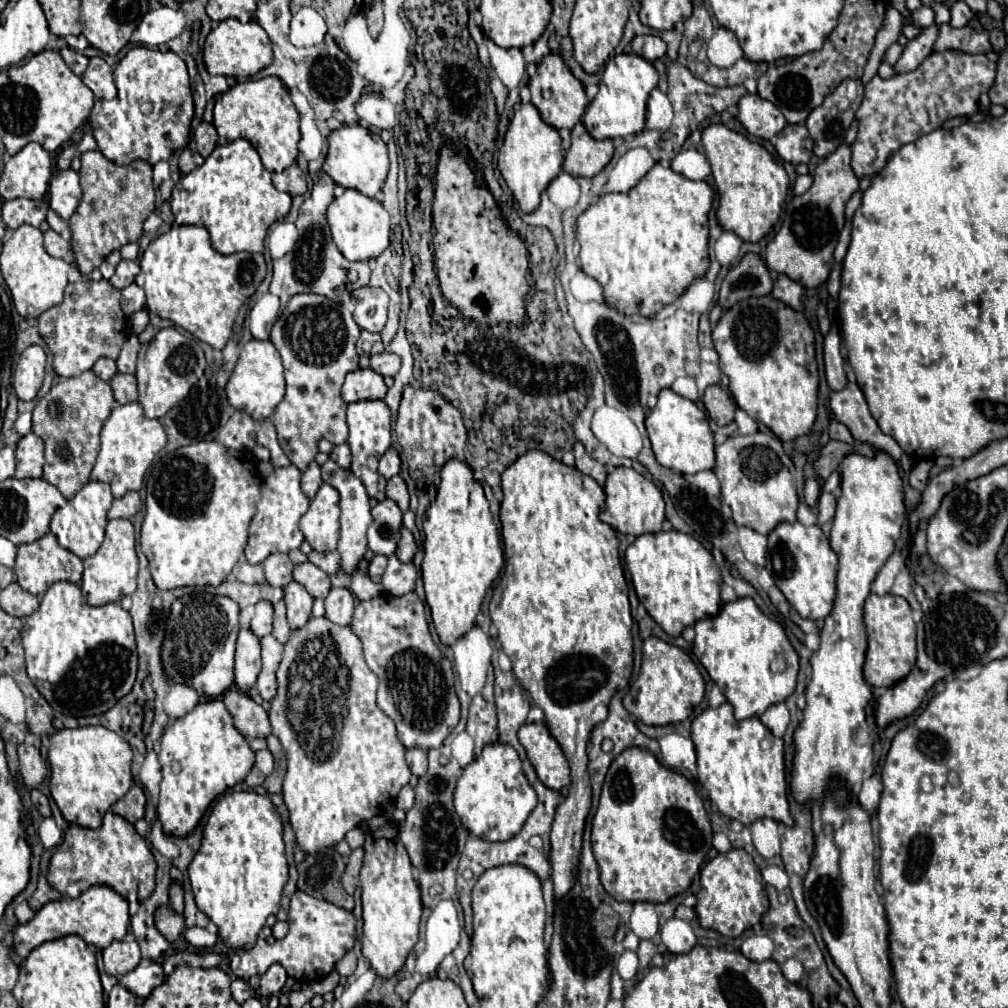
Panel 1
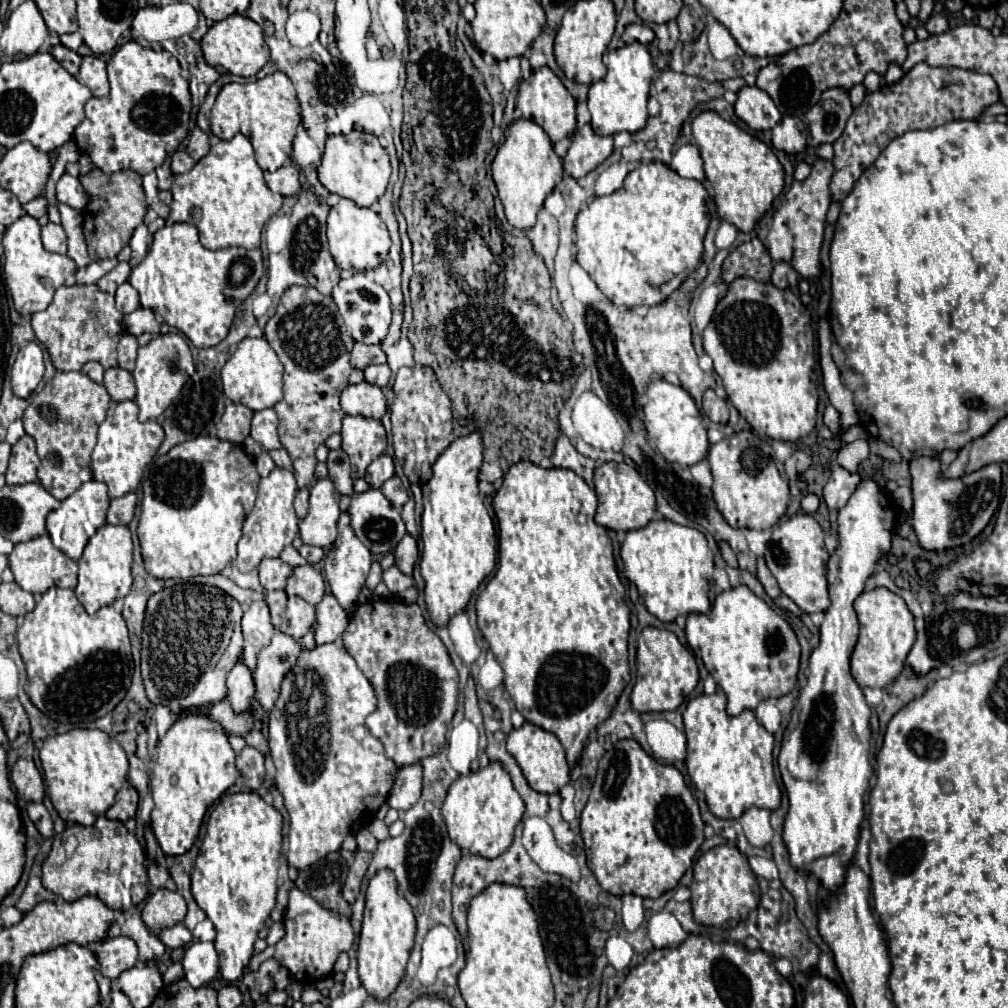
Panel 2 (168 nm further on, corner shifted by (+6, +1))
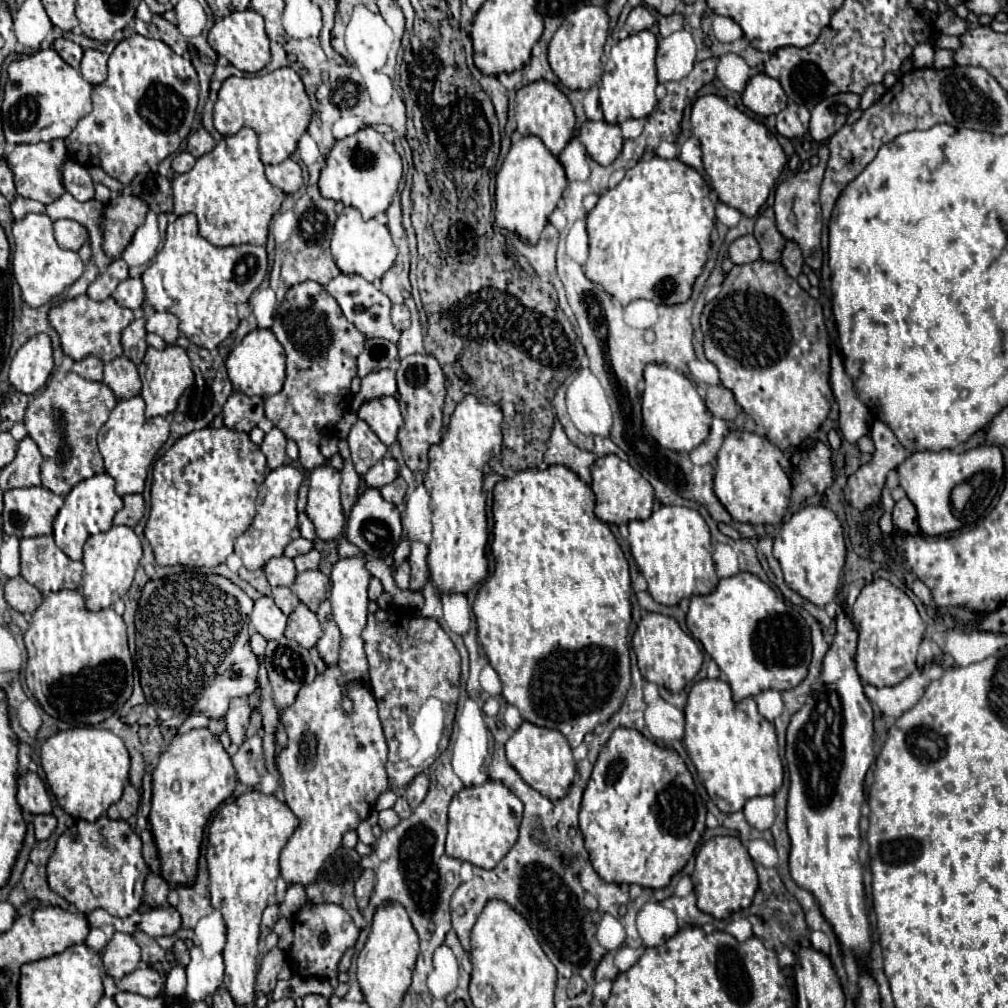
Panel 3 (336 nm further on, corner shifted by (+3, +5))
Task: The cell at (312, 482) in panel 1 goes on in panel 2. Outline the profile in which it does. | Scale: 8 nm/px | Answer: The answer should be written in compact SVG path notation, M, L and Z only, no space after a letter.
M301 488L297 492L297 498L295 498L295 510L297 510L297 516L303 518L307 514L307 506L309 506L309 488Z

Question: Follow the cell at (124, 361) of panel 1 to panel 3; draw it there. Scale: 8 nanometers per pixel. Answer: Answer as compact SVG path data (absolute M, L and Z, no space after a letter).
M136 318L134 322L130 322L130 326L122 332L122 348L124 348L124 356L130 358L134 364L140 364L148 344L146 344L146 318Z

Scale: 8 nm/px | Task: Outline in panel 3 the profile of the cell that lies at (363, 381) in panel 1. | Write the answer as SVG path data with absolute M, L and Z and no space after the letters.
M392 396L376 398L362 404L358 410L358 418L364 420L388 448L396 442L396 434L404 424L398 402Z

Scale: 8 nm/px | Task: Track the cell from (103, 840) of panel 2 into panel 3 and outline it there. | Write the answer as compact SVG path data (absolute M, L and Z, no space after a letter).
M100 816L96 822L76 822L58 838L56 850L48 860L48 884L56 894L80 912L104 908L118 918L126 918L140 908L146 872L138 834L128 822L110 820L108 816Z

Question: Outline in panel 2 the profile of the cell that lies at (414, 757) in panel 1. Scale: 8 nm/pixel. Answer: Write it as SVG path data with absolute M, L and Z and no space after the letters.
M421 764L399 766L387 804L395 810L409 810L421 796L421 778L423 778Z

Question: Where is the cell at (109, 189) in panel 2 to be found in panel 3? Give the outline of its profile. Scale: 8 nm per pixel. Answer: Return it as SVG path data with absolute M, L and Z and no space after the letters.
M118 196L104 210L104 242L102 248L110 258L118 258L130 244L136 228L148 212L146 202L134 196Z

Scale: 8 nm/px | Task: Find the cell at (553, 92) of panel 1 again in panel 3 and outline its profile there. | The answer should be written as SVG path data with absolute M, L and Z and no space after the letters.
M538 80L538 82L532 82L524 88L520 88L516 92L516 100L514 100L514 118L516 118L516 124L518 124L518 134L520 136L538 136L544 146L554 154L558 156L566 144L570 142L572 138L572 132L574 132L574 124L576 124L576 116L574 116L574 110L568 102L568 98L548 80Z

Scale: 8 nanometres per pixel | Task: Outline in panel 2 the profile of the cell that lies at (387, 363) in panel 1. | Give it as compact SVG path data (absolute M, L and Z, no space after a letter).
M371 364L365 368L365 380L375 386L387 386L391 378L391 368L387 364Z

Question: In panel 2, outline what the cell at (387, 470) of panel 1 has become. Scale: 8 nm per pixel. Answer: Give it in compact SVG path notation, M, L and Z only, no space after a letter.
M381 454L377 460L373 460L367 468L365 480L367 484L371 484L373 488L381 488L381 484L385 480L389 480L393 476L393 458L387 454Z

